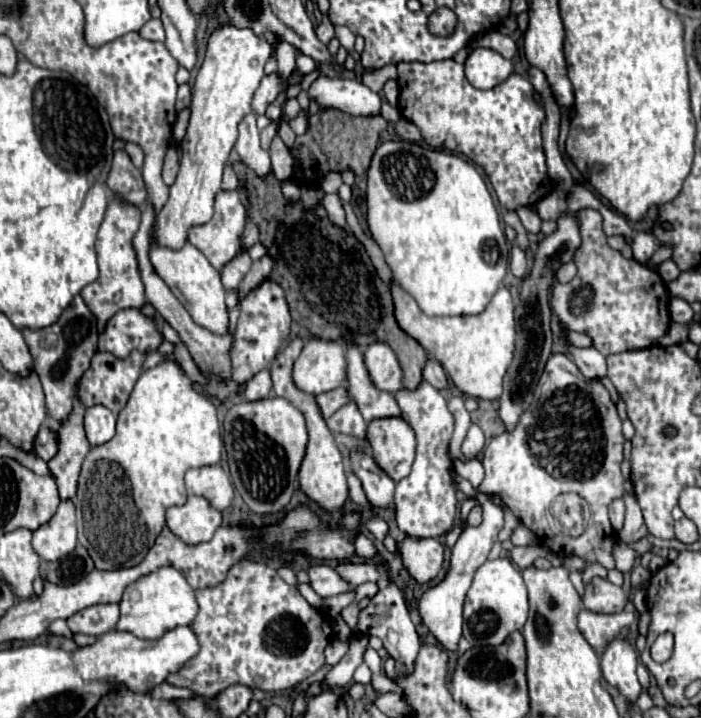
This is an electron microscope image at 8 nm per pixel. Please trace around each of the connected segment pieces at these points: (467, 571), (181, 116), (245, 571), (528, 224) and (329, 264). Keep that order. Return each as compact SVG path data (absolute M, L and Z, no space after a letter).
M454 472L453 479L456 483L456 488L458 491L463 492L467 496L477 497L481 501L481 509L483 509L483 523L479 527L467 527L459 541L455 543L453 547L453 553L451 553L451 569L447 573L447 577L427 589L423 593L423 597L419 599L419 613L423 617L423 623L429 627L429 631L435 635L435 639L441 643L443 649L447 651L457 651L457 643L461 639L461 625L463 625L463 601L465 601L465 595L473 583L473 575L475 571L487 561L487 555L493 547L493 543L497 541L497 535L499 531L503 529L503 509L493 505L487 495L483 495L482 492L477 492L470 481L459 476Z
M185 107L183 111L177 113L177 121L175 121L175 127L173 127L173 135L175 135L177 143L181 143L181 139L185 135L185 129L187 129L187 123L189 123L189 115L191 115L189 107Z
M249 559L235 563L223 583L197 589L195 599L199 613L191 629L201 649L177 673L169 675L167 683L193 689L203 697L213 697L229 685L239 683L251 689L279 693L299 685L323 667L323 651L335 635L331 617L311 607L267 563Z
M517 207L517 215L519 215L523 227L525 227L529 233L539 233L541 219L539 219L537 213L531 211L531 207Z
M241 163L233 165L233 169L237 169L239 175L247 175L247 191L253 205L251 215L259 225L261 245L267 247L267 255L273 259L269 279L283 287L293 321L321 339L339 341L343 347L353 343L365 349L375 341L387 343L403 367L403 385L415 389L421 381L427 353L399 327L391 291L377 277L363 243L347 229L335 227L323 207L305 209L301 199L289 203L281 191L283 181L279 181L273 171L259 177Z

